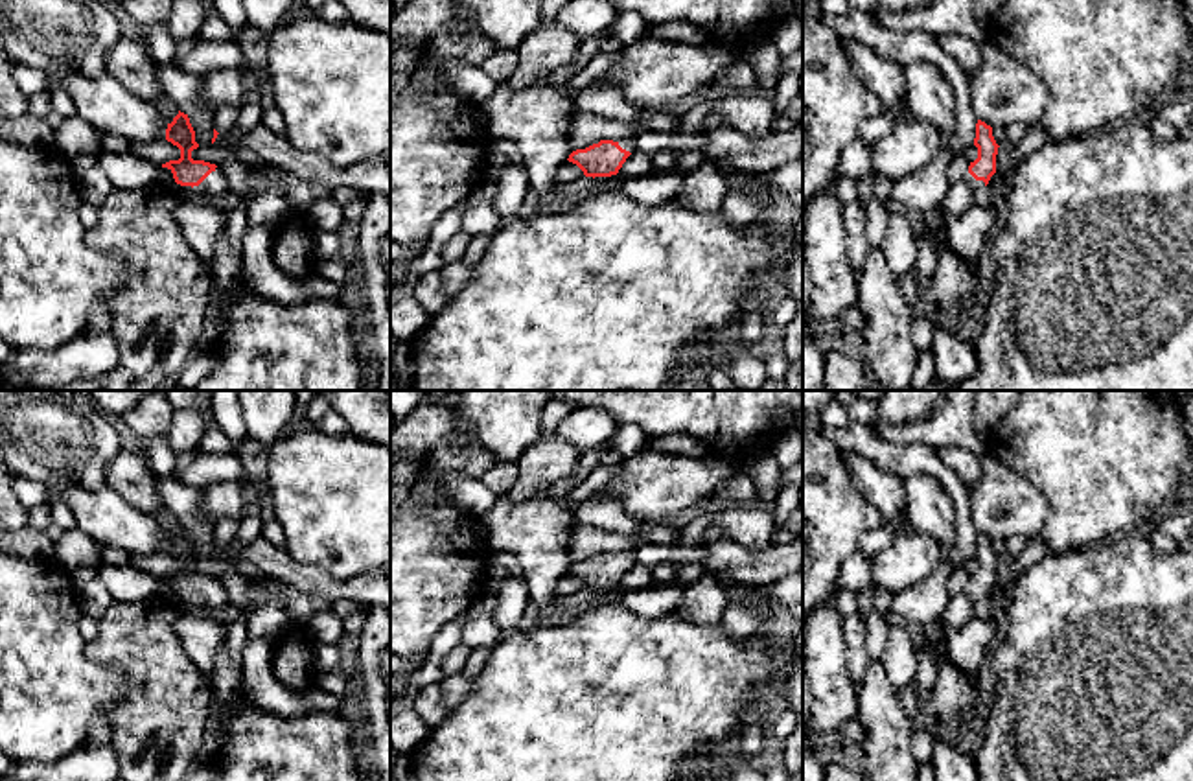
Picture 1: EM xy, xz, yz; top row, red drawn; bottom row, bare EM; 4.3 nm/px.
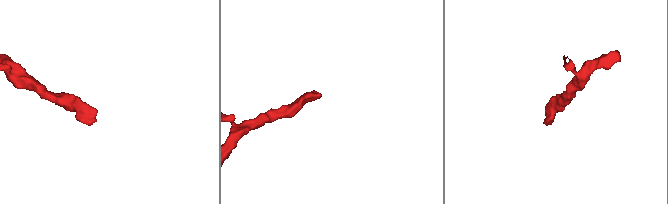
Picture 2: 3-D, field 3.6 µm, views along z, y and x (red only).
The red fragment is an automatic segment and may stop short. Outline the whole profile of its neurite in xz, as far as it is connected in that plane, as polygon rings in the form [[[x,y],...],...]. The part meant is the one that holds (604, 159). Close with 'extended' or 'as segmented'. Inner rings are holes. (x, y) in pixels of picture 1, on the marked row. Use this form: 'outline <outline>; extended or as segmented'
outline [[[635,138],[619,142],[600,140],[585,149],[576,149],[569,155],[569,162],[576,164],[585,177],[617,175],[626,158],[635,151]]]; extended

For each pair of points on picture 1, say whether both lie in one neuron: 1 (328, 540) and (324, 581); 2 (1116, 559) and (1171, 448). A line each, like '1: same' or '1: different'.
1: different
2: different

